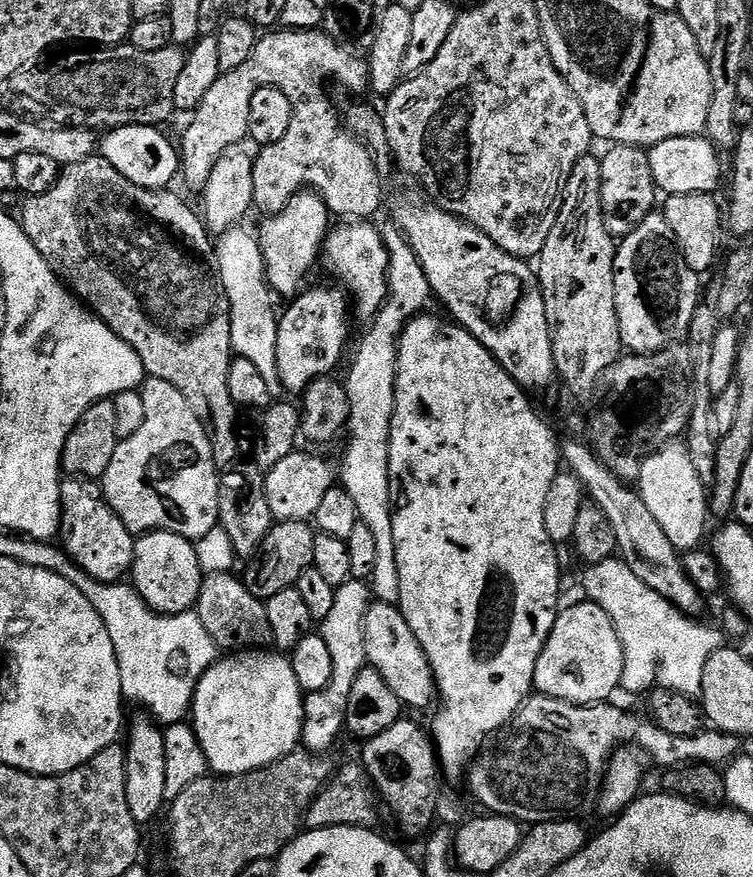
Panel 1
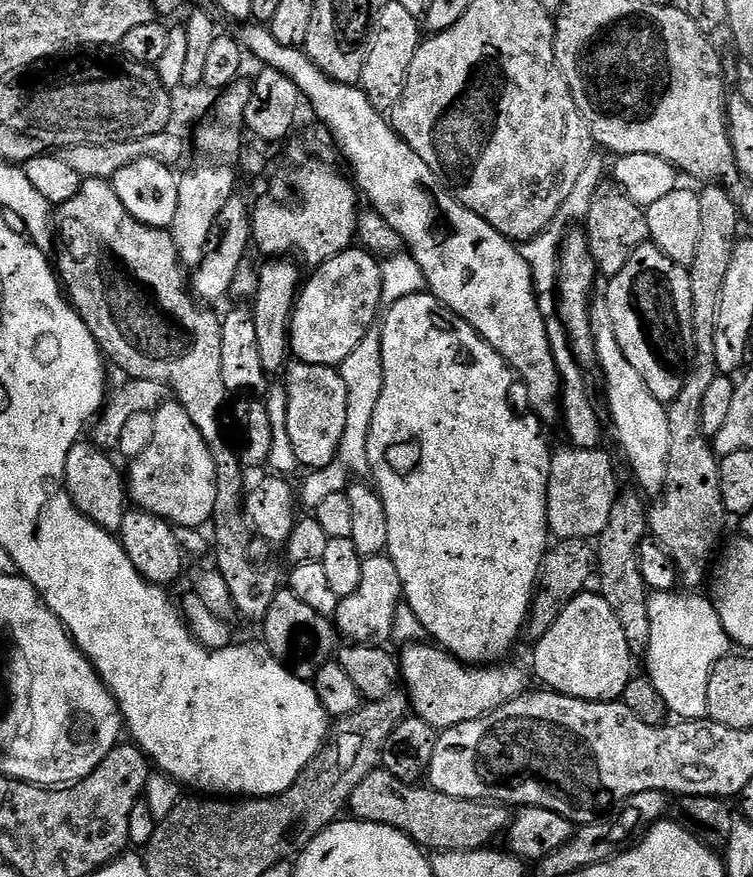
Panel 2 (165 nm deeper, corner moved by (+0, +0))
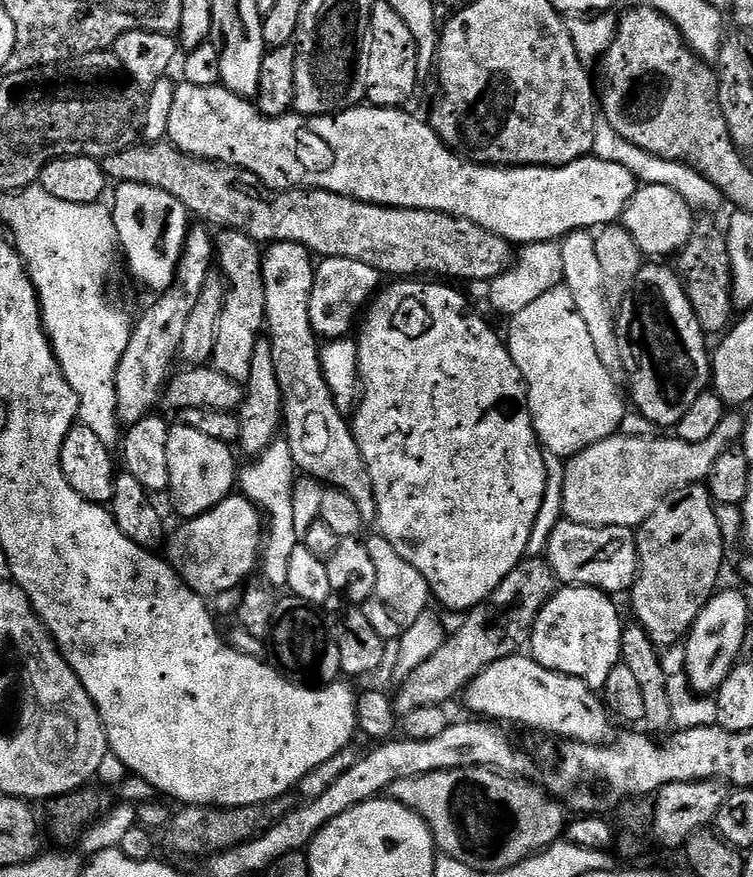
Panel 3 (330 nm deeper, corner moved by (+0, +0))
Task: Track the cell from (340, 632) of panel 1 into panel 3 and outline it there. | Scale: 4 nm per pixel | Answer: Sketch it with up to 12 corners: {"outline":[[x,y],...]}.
{"outline":[[383,538],[368,544],[376,567],[362,605],[384,642],[425,611],[423,578]]}

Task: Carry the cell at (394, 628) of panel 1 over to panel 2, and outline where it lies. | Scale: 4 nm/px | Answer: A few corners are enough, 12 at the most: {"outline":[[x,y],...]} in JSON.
{"outline":[[432,642],[398,656],[411,711],[437,730],[526,691],[524,672],[468,667]]}

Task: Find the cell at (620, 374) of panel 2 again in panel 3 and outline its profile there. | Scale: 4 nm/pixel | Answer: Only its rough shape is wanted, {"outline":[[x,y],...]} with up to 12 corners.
{"outline":[[596,236],[563,237],[562,284],[602,363],[620,364]]}

